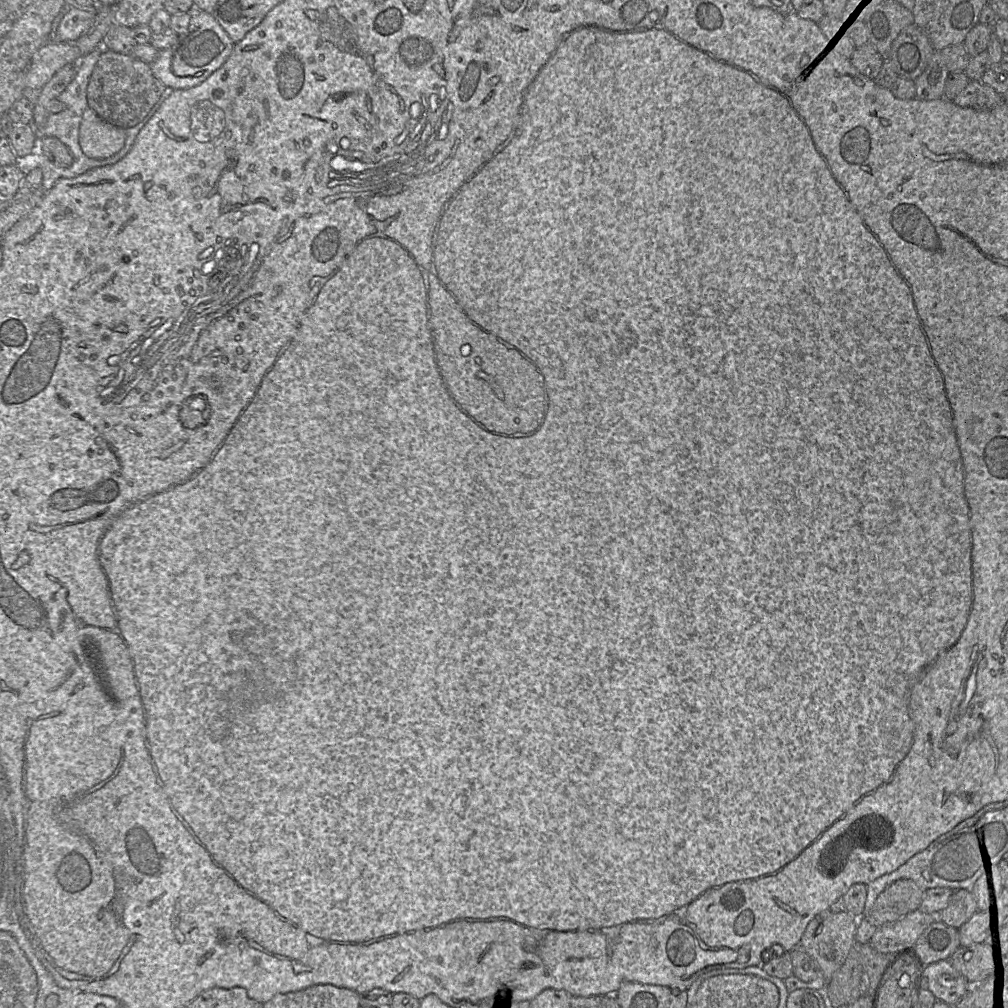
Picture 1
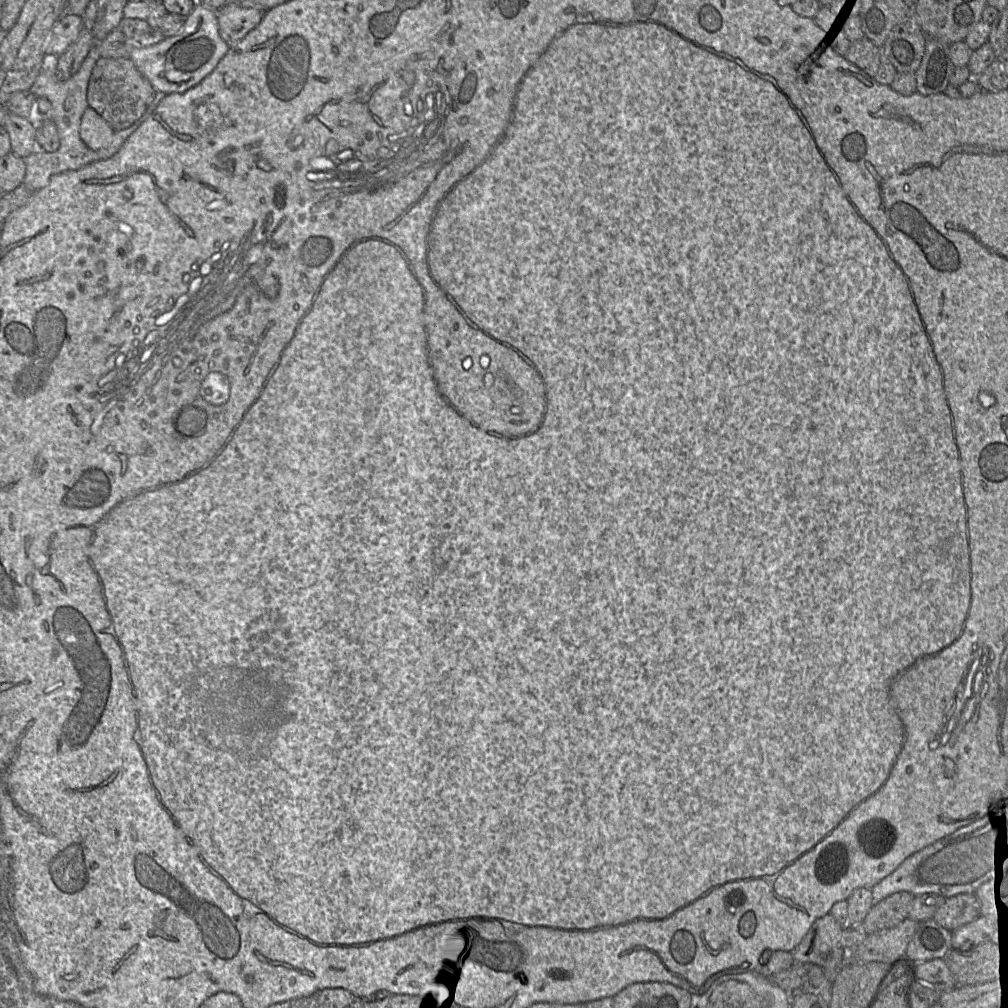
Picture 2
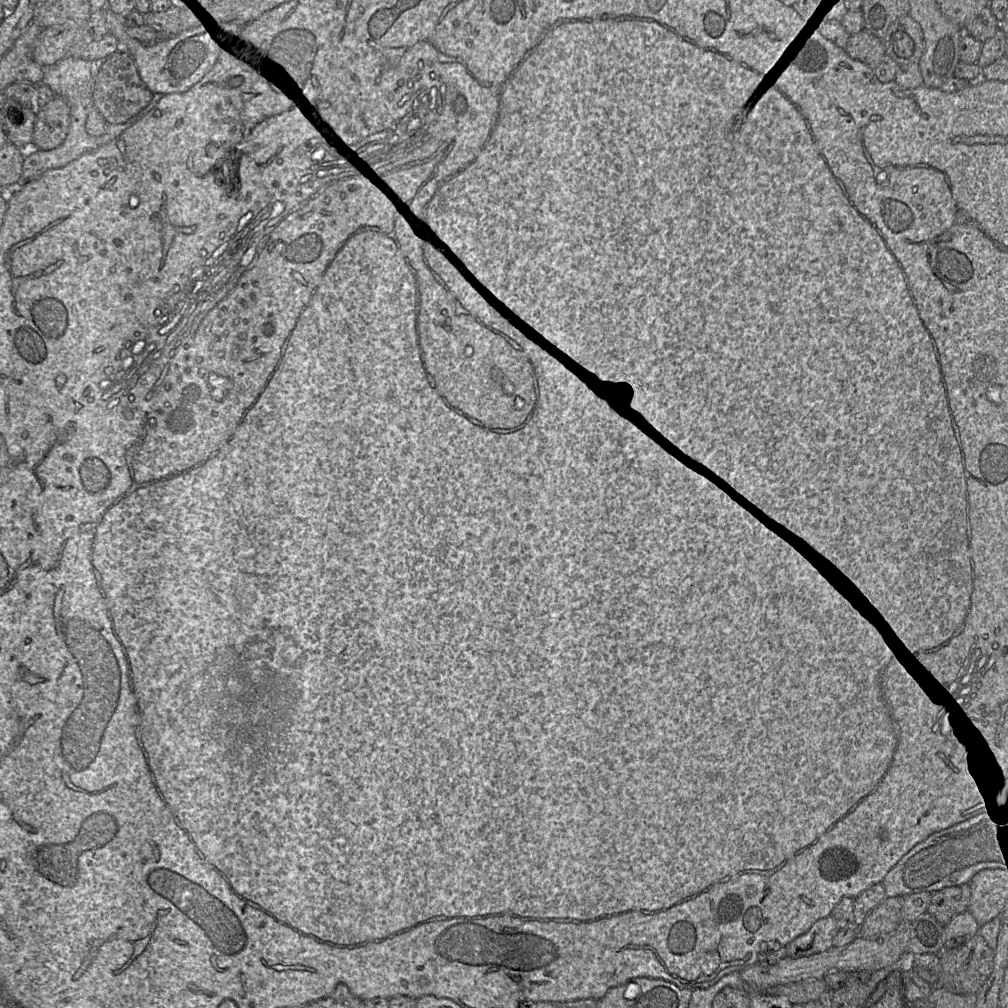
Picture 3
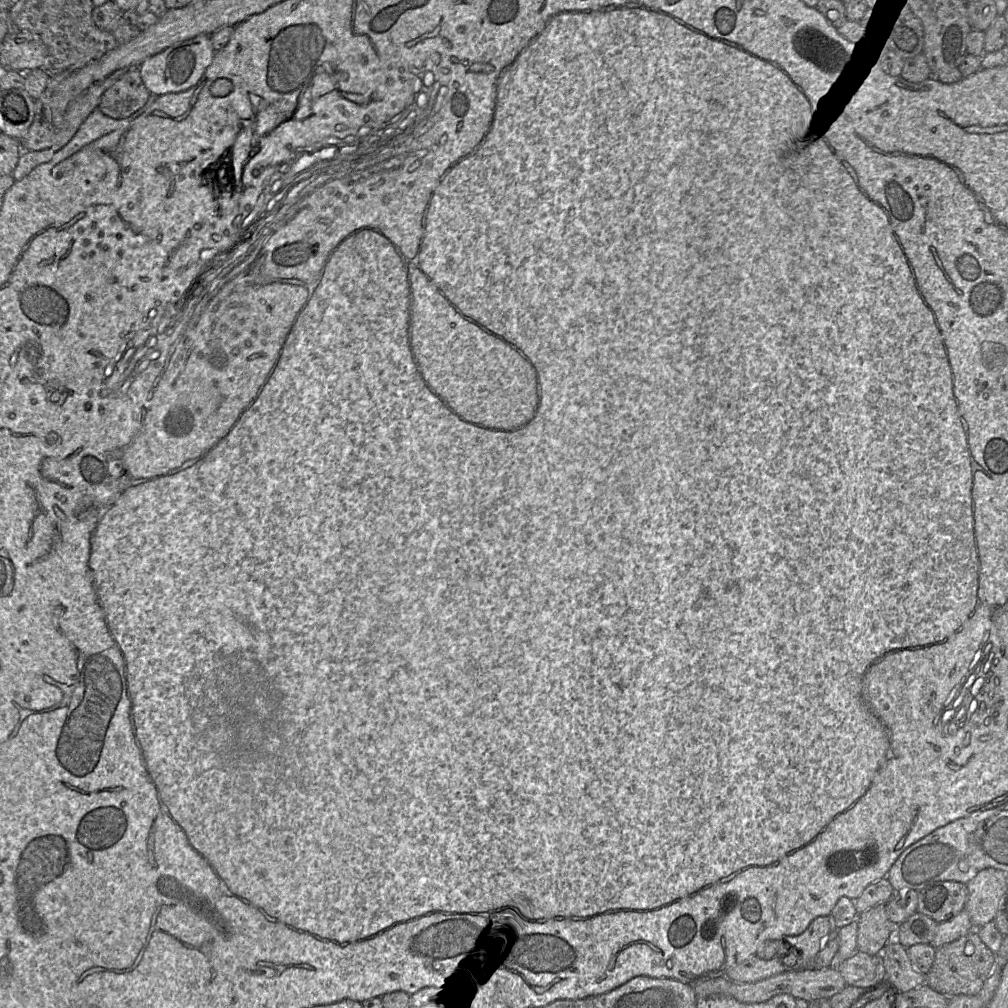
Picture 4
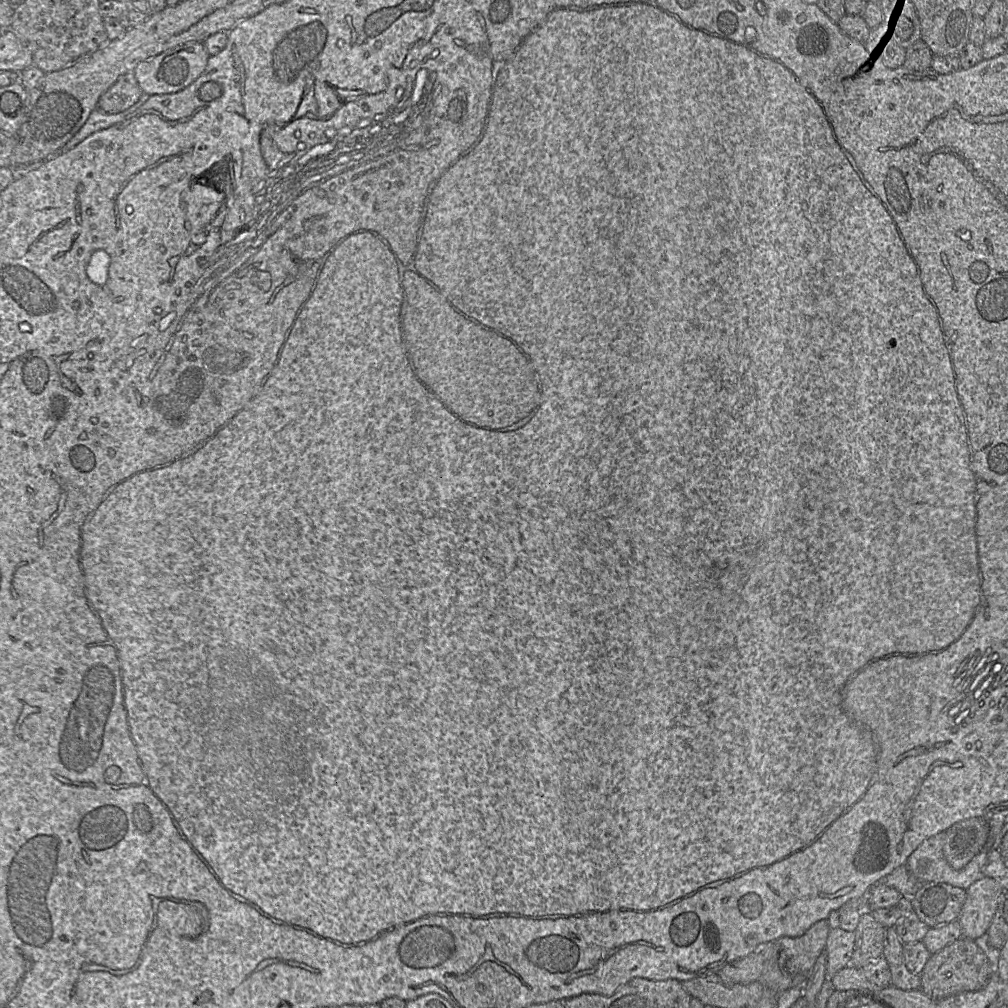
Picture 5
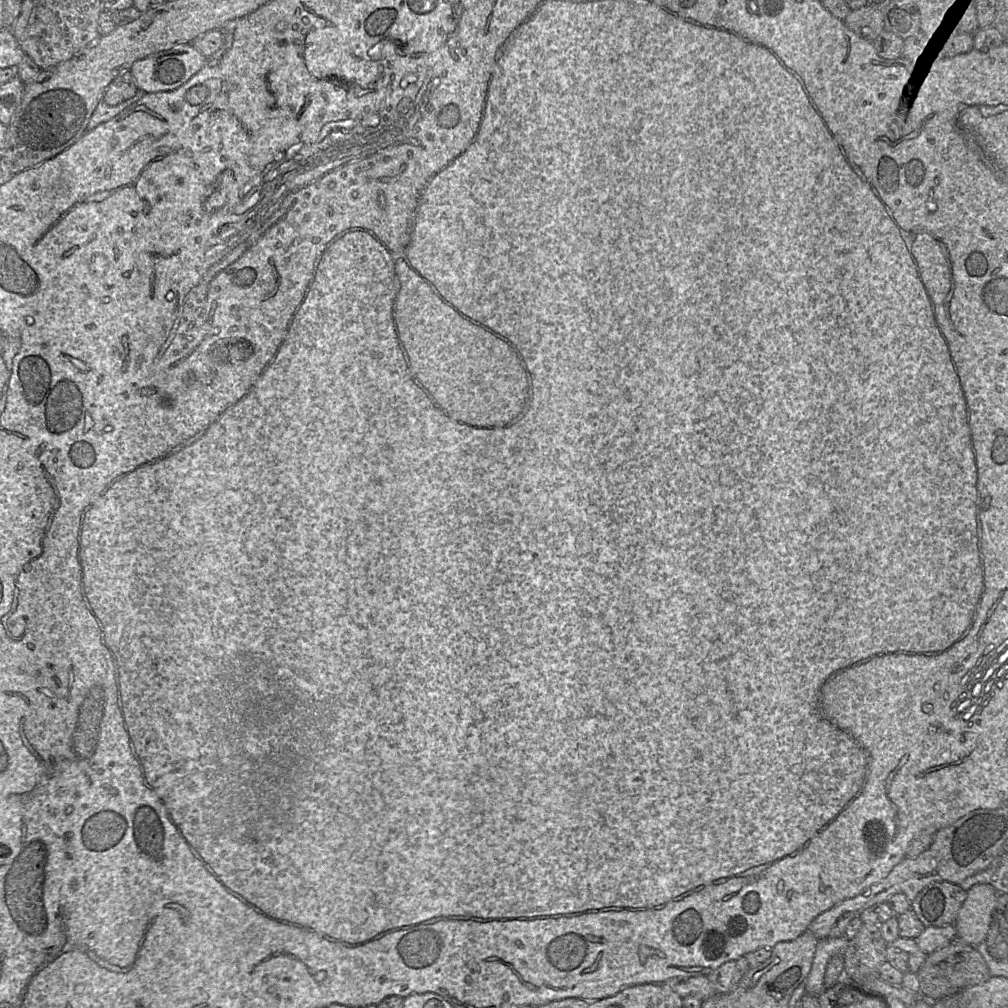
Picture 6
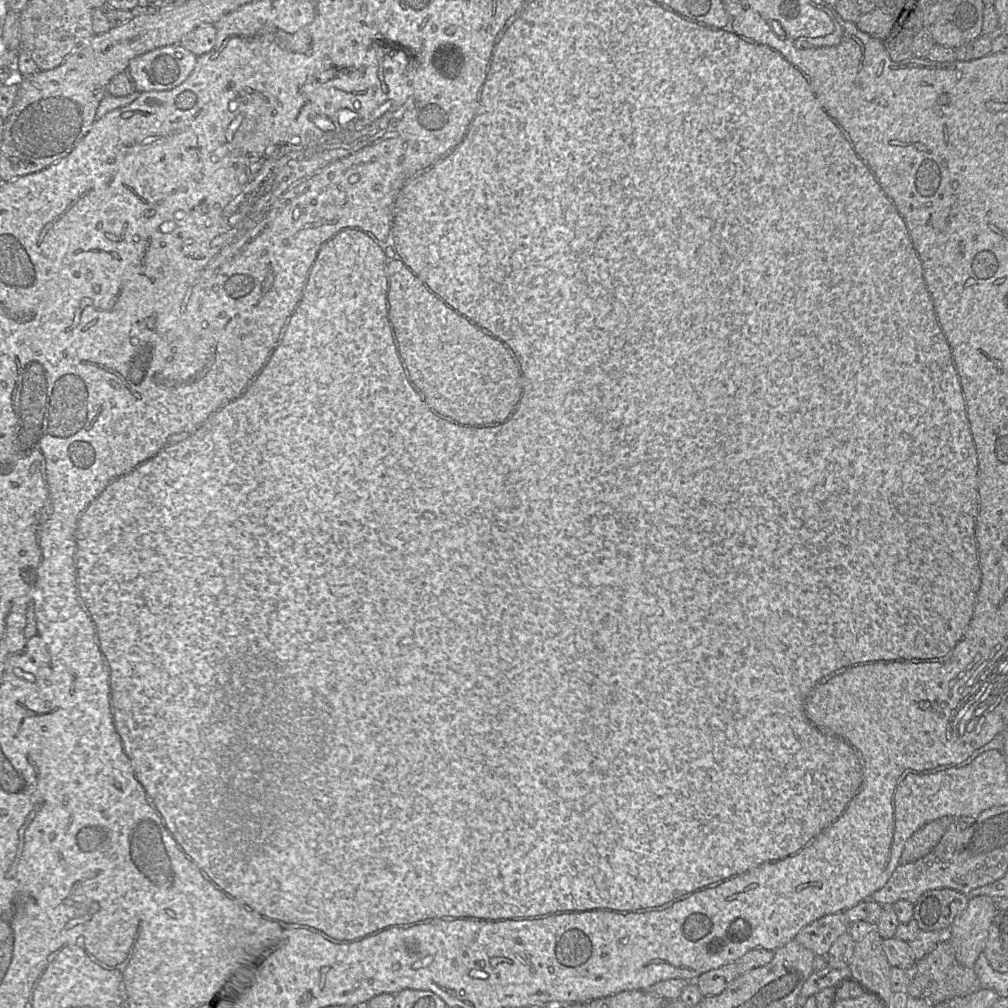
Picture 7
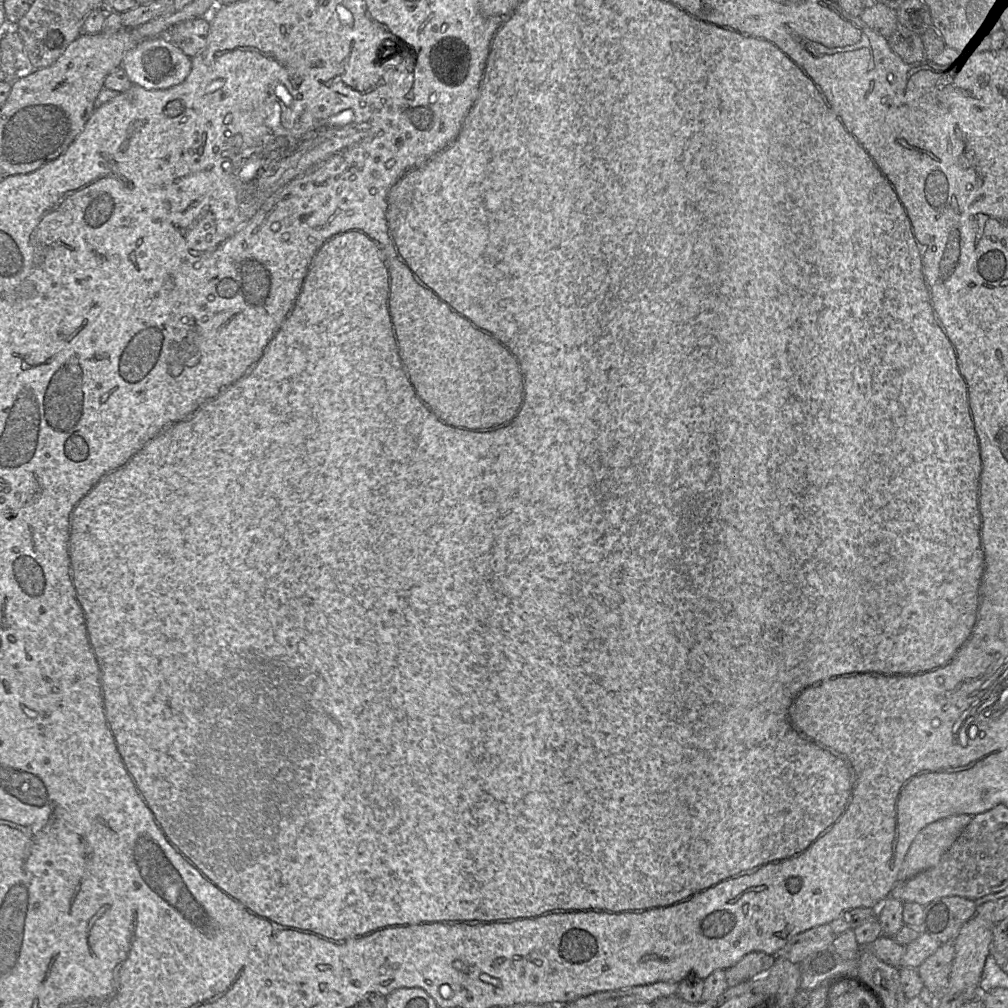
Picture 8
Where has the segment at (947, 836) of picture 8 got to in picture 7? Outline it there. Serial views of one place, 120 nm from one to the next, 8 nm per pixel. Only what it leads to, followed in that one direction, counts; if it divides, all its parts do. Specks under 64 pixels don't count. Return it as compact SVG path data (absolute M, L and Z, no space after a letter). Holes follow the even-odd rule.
M943 817L917 830L906 842L899 864L905 865L929 854L956 818L960 817Z

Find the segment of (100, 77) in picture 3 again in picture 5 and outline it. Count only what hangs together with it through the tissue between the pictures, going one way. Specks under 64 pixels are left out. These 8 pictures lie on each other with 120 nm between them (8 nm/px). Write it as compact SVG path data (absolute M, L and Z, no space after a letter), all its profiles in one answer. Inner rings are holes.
M129 72L118 80L101 95L97 107L108 114L121 113L135 105L143 91L141 90L134 72Z

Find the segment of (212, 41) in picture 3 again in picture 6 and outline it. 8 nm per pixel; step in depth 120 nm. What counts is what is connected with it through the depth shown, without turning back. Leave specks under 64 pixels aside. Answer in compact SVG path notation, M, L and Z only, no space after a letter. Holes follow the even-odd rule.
M189 43L138 60L129 71L138 89L146 93L172 91L185 84L205 62L206 57Z

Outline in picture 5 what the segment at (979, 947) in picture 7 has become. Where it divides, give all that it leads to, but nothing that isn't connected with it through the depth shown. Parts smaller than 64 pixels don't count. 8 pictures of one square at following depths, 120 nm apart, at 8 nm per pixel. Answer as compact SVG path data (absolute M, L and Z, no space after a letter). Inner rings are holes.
M987 877L975 881L965 890L965 901L957 918L962 938L974 941L986 933L1002 891L994 879Z

